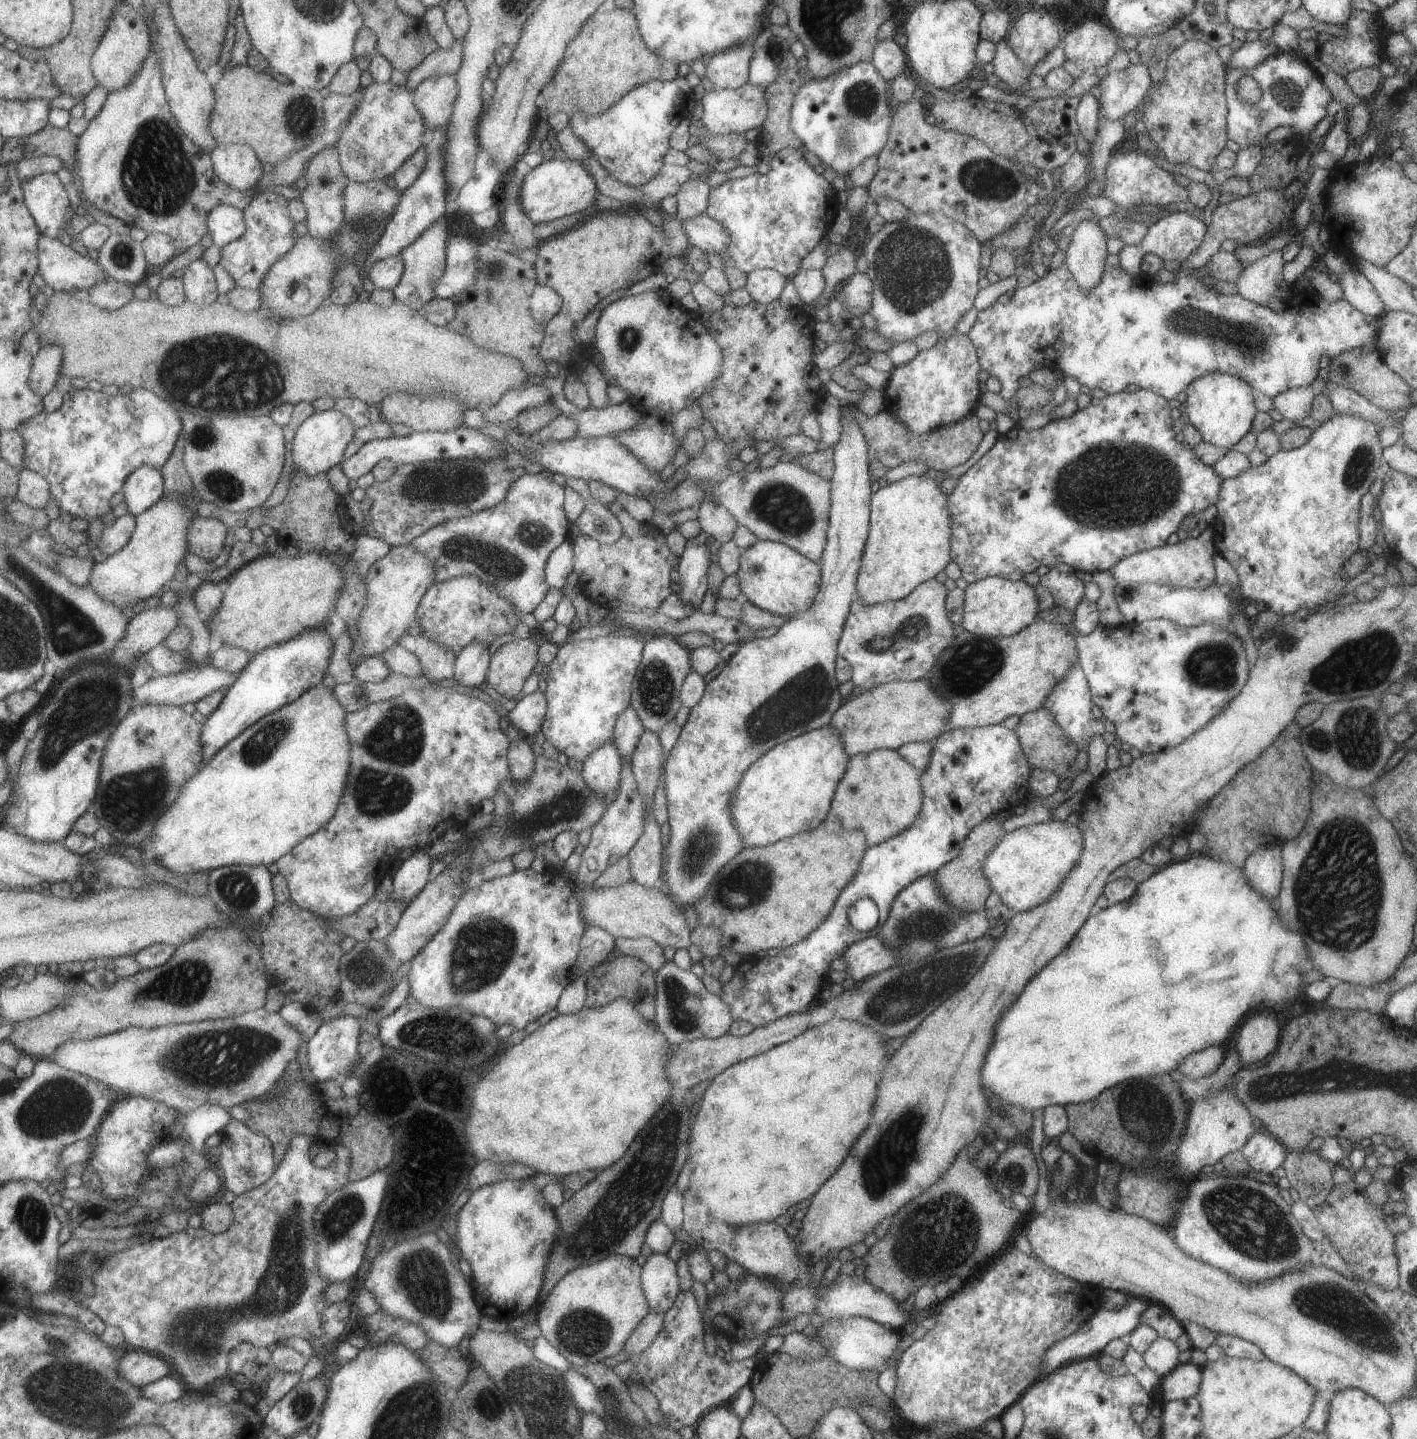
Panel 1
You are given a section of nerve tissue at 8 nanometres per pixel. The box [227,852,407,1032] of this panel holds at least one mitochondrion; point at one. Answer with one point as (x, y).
(367, 969)

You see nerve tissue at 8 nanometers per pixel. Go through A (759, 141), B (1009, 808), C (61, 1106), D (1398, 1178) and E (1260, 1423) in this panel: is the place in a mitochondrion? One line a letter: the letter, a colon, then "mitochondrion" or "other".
A: other
B: other
C: mitochondrion
D: other
E: other

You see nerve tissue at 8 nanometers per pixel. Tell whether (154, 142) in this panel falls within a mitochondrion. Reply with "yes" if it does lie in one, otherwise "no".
yes

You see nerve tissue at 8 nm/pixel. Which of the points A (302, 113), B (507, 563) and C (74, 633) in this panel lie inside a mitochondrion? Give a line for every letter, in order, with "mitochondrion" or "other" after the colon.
A: mitochondrion
B: mitochondrion
C: mitochondrion

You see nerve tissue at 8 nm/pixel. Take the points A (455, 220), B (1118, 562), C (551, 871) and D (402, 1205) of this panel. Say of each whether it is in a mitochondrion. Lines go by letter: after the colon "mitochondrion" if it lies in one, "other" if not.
A: other
B: other
C: other
D: other

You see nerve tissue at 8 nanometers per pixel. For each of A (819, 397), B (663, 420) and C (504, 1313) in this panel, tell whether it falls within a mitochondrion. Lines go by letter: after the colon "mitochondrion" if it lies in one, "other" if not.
A: other
B: other
C: other

